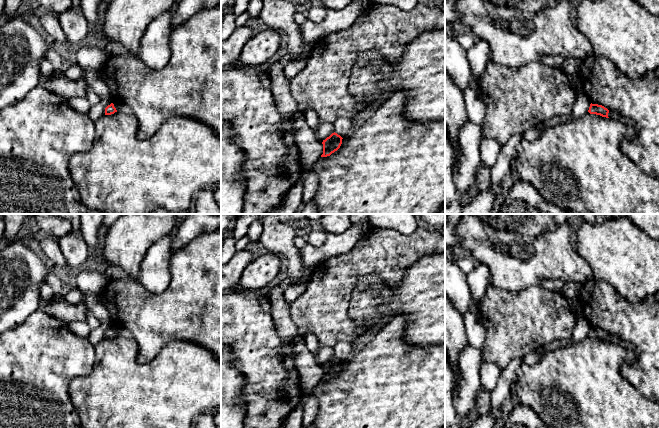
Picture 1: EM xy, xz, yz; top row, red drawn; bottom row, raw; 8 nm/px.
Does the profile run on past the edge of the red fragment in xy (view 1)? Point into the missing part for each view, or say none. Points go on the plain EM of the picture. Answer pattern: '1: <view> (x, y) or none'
1: none

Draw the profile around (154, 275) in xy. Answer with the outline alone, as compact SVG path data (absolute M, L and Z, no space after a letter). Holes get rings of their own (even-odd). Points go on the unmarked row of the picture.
M172 235L164 236L147 251L139 275L131 278L152 294L163 293L170 283L170 258Z

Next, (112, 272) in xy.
M115 265L106 266L101 269L104 271L109 281L113 279L124 279L126 277L123 270Z

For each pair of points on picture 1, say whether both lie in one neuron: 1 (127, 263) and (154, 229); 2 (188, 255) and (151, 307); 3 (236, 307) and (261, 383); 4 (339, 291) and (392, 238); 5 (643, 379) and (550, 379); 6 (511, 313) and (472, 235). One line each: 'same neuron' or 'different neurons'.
1: same neuron
2: same neuron
3: same neuron
4: same neuron
5: different neurons
6: different neurons

